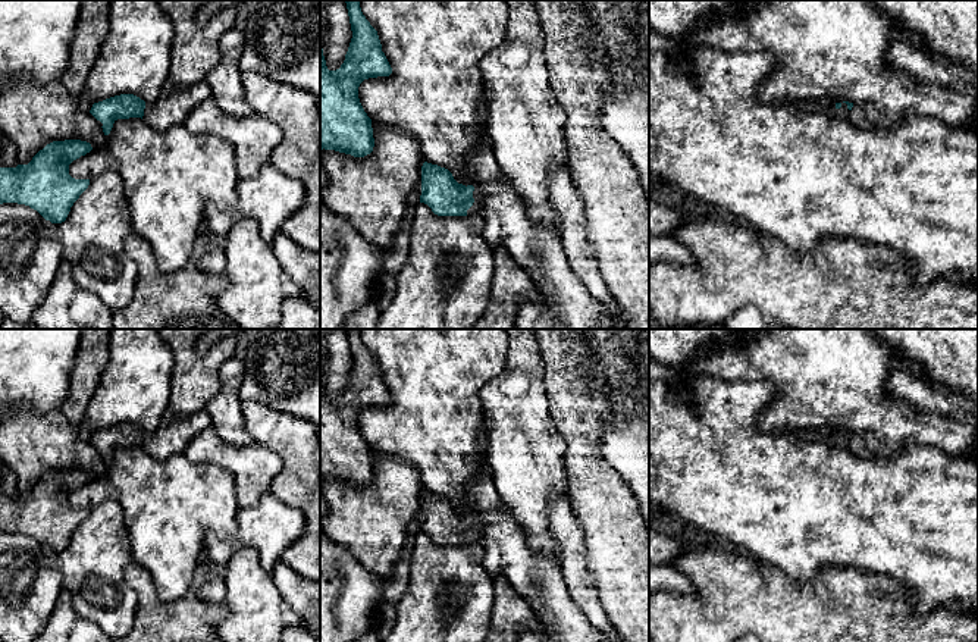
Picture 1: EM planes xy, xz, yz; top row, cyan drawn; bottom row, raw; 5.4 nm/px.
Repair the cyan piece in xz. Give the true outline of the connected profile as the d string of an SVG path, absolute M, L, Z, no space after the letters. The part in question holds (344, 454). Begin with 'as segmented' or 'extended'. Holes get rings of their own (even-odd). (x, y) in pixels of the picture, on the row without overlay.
as segmented; M345 329L345 332L352 367L339 398L327 398L323 378L320 376L320 479L335 479L354 486L364 486L373 480L374 467L372 448L364 441L358 428L358 416L364 408L389 405L392 397L382 380L377 360L361 341L360 329Z

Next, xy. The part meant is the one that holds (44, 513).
as segmented; M81 469L53 470L28 494L0 497L0 533L25 533L51 552L65 551L90 514L90 508L72 507L69 494L91 479L91 473Z

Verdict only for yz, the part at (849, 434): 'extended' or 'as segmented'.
extended

